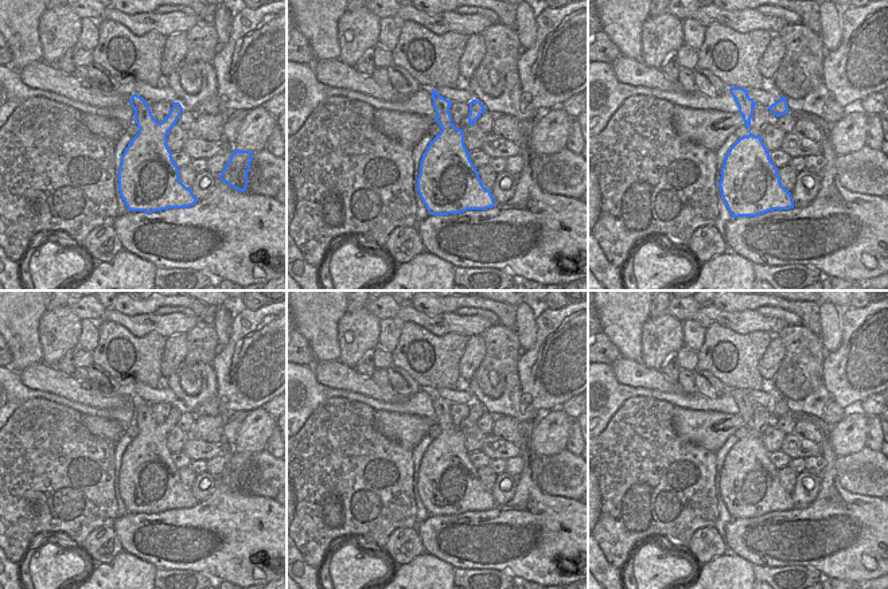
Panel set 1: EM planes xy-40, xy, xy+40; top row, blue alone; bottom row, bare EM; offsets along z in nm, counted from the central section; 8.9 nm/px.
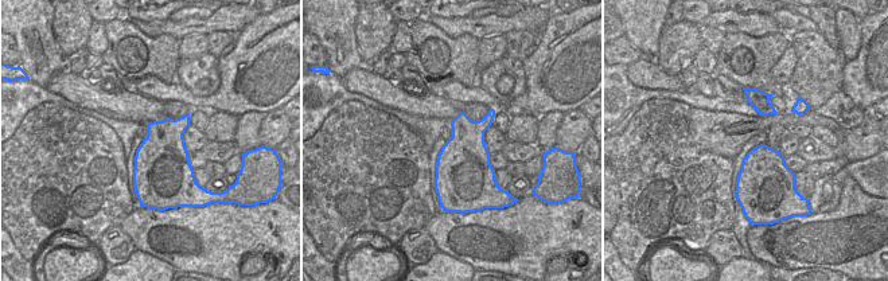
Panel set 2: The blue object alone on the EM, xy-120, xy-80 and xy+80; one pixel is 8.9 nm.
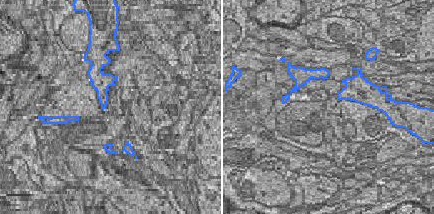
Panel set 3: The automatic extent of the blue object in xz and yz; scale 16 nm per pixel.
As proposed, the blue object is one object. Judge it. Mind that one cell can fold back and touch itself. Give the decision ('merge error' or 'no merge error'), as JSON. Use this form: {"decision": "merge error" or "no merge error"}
{"decision": "no merge error"}

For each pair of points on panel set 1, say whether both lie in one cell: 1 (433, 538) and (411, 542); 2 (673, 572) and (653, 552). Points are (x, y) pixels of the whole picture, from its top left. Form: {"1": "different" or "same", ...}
{"1": "different", "2": "same"}

